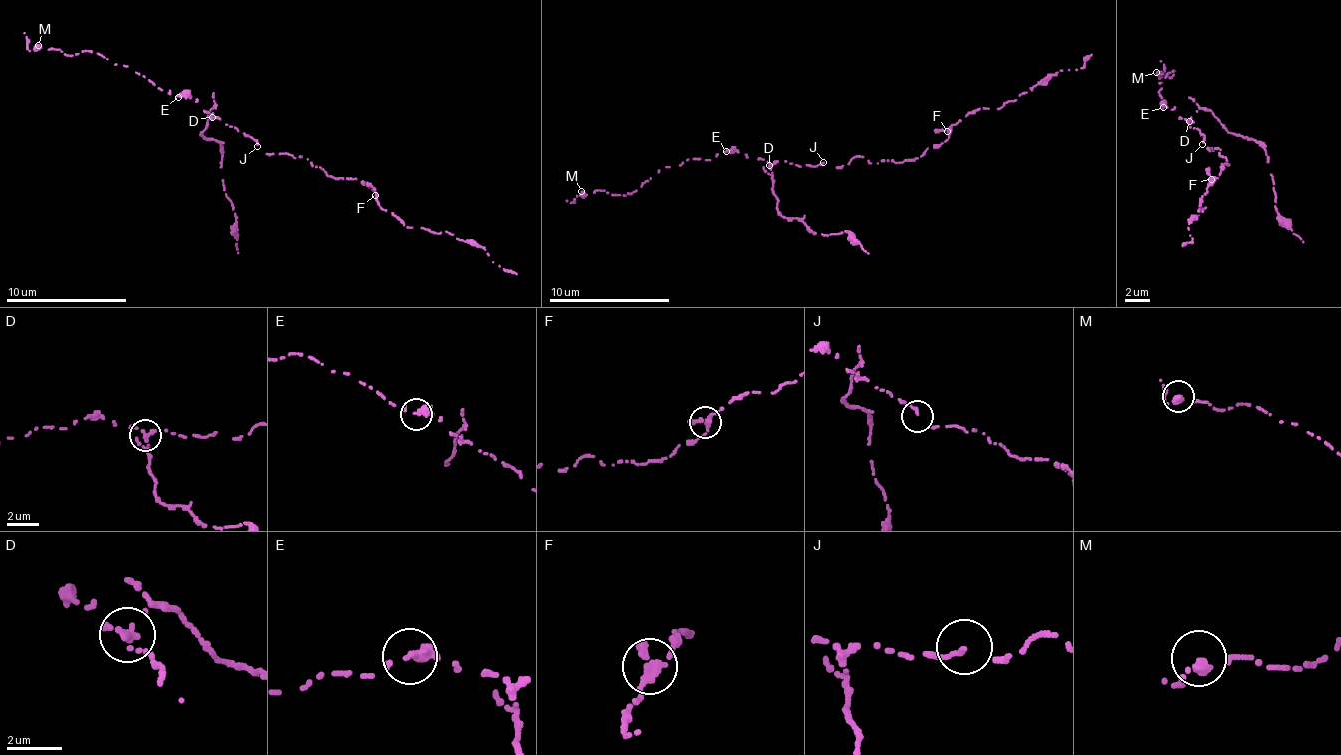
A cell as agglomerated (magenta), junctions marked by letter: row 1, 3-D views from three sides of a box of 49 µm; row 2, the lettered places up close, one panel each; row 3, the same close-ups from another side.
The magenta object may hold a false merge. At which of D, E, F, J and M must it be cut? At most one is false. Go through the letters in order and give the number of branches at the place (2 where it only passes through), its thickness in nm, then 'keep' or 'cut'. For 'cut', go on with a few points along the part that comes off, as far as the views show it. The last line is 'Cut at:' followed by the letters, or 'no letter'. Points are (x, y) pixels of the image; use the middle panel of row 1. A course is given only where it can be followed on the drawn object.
D: 3 | 200 nm | cut | (769, 166), (774, 176), (778, 210), (826, 235), (849, 232), (869, 254)
E: 1 | 400 nm | keep
F: 3 | 200 nm | keep
J: 2 | 140 nm | keep
M: 2 | 280 nm | keep
Cut at: D

